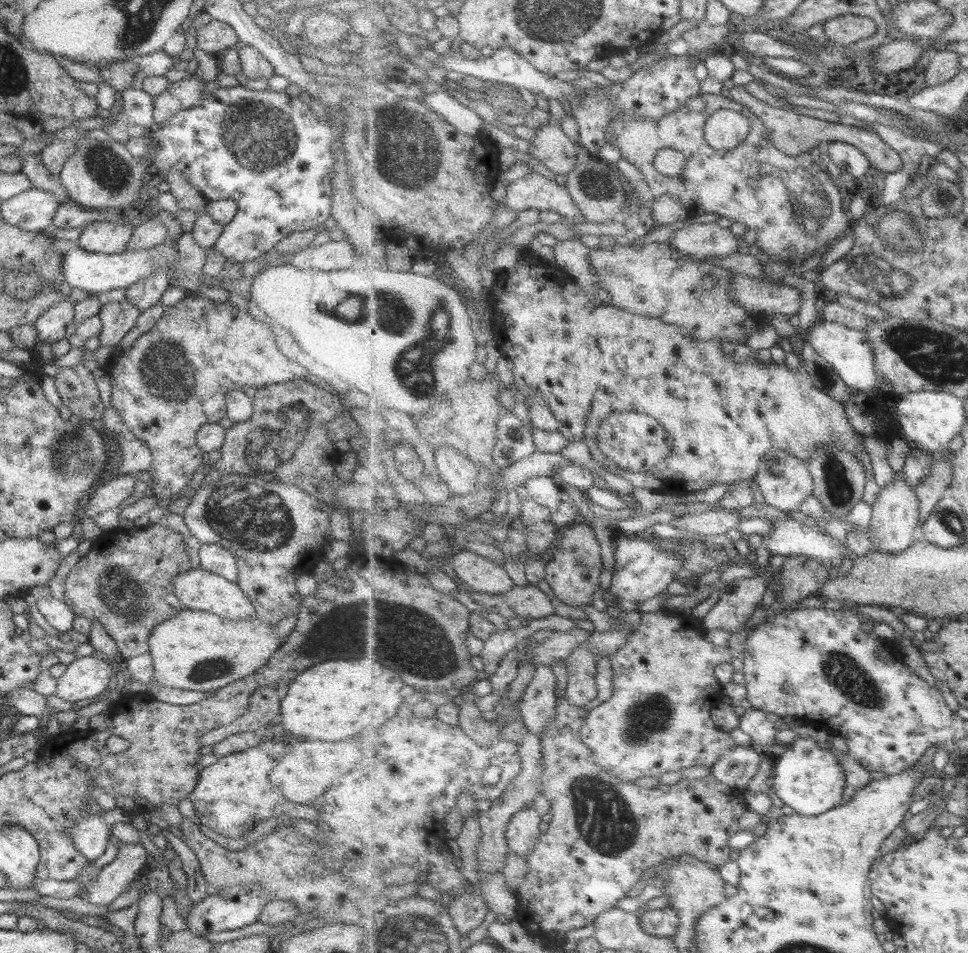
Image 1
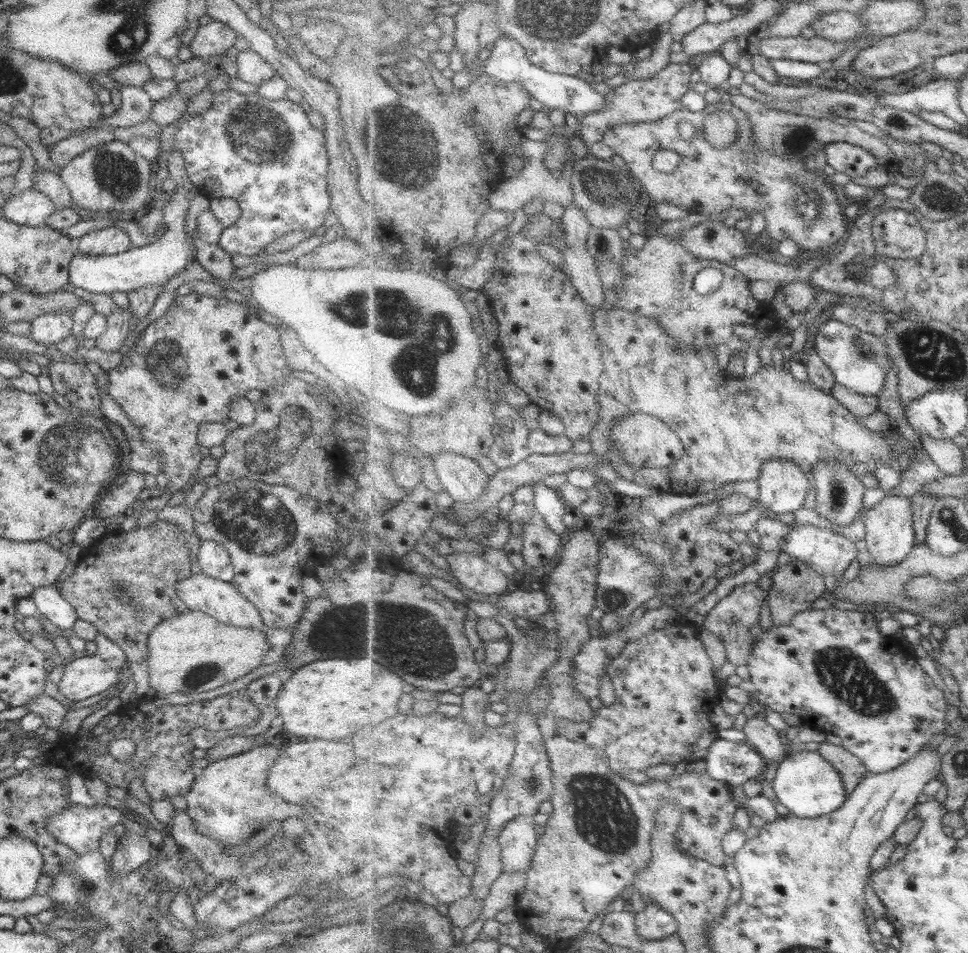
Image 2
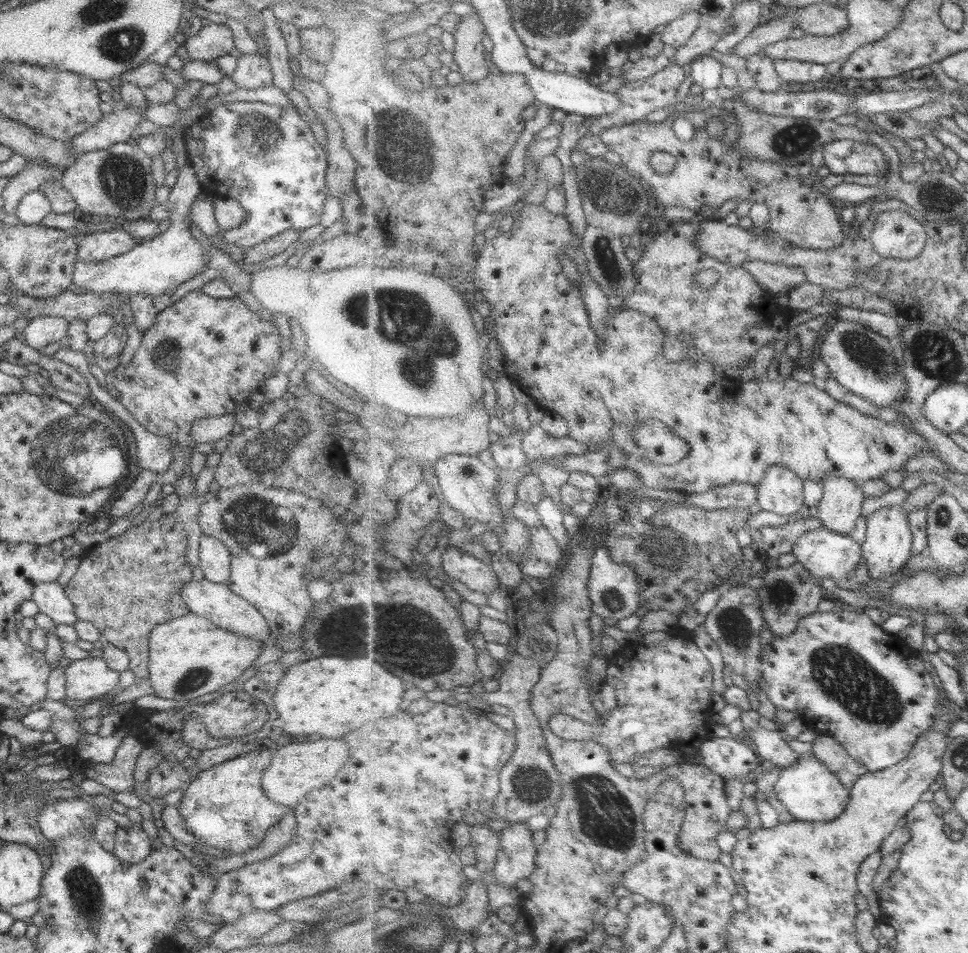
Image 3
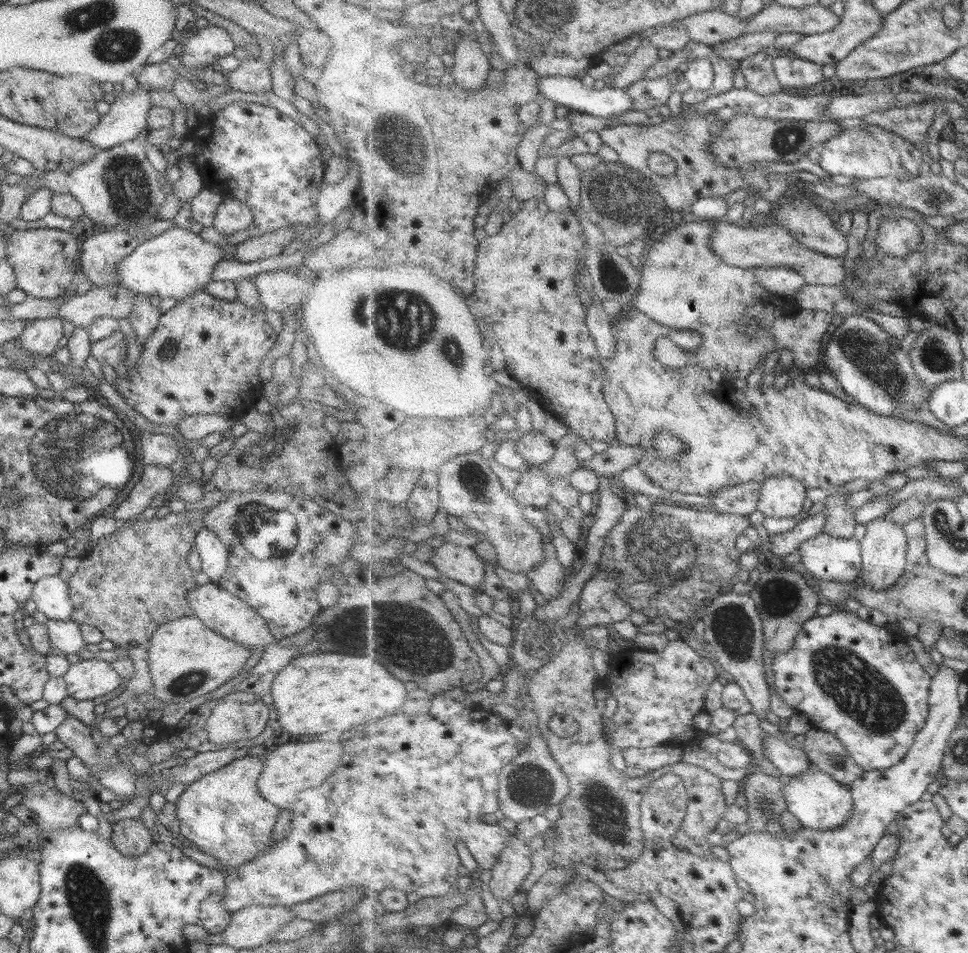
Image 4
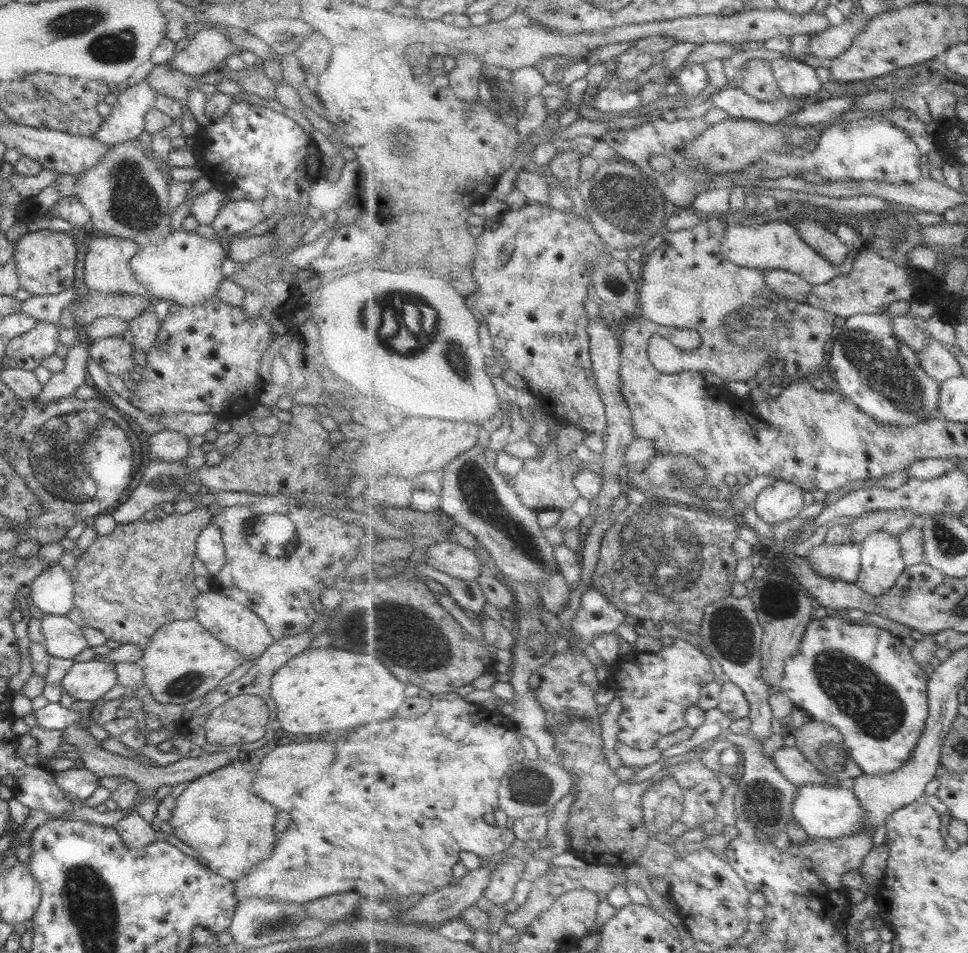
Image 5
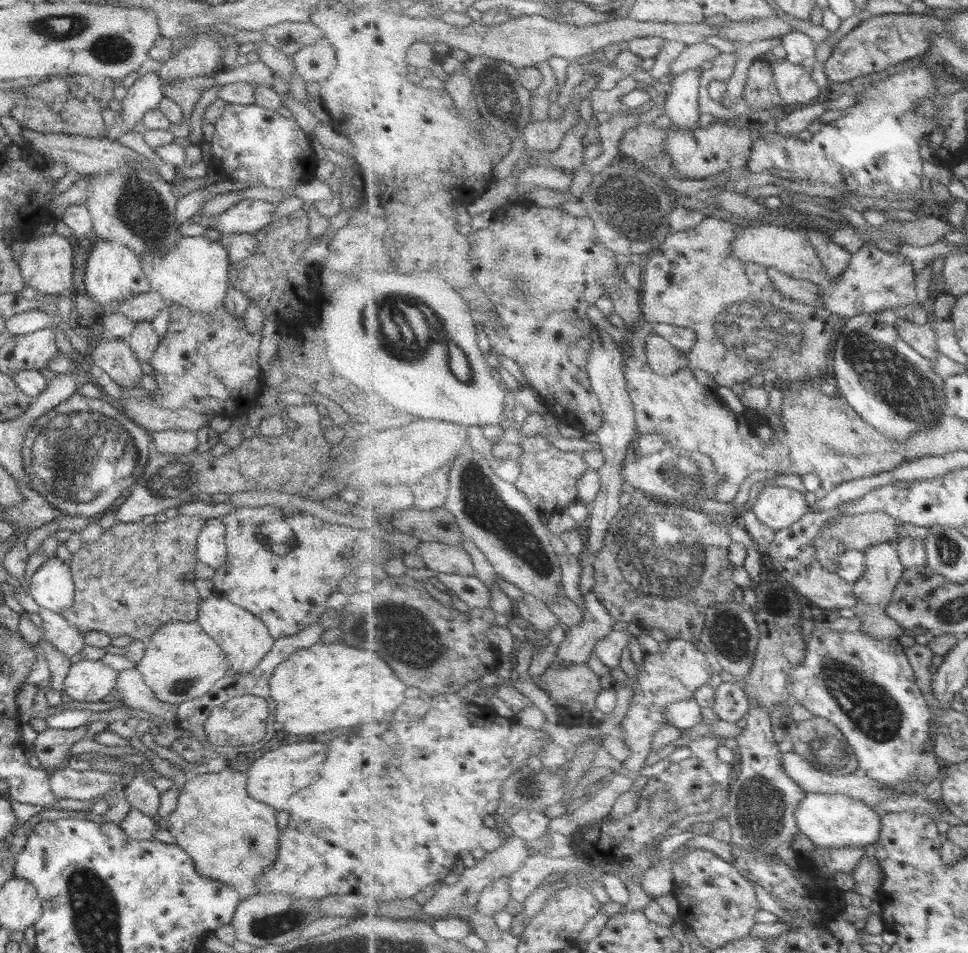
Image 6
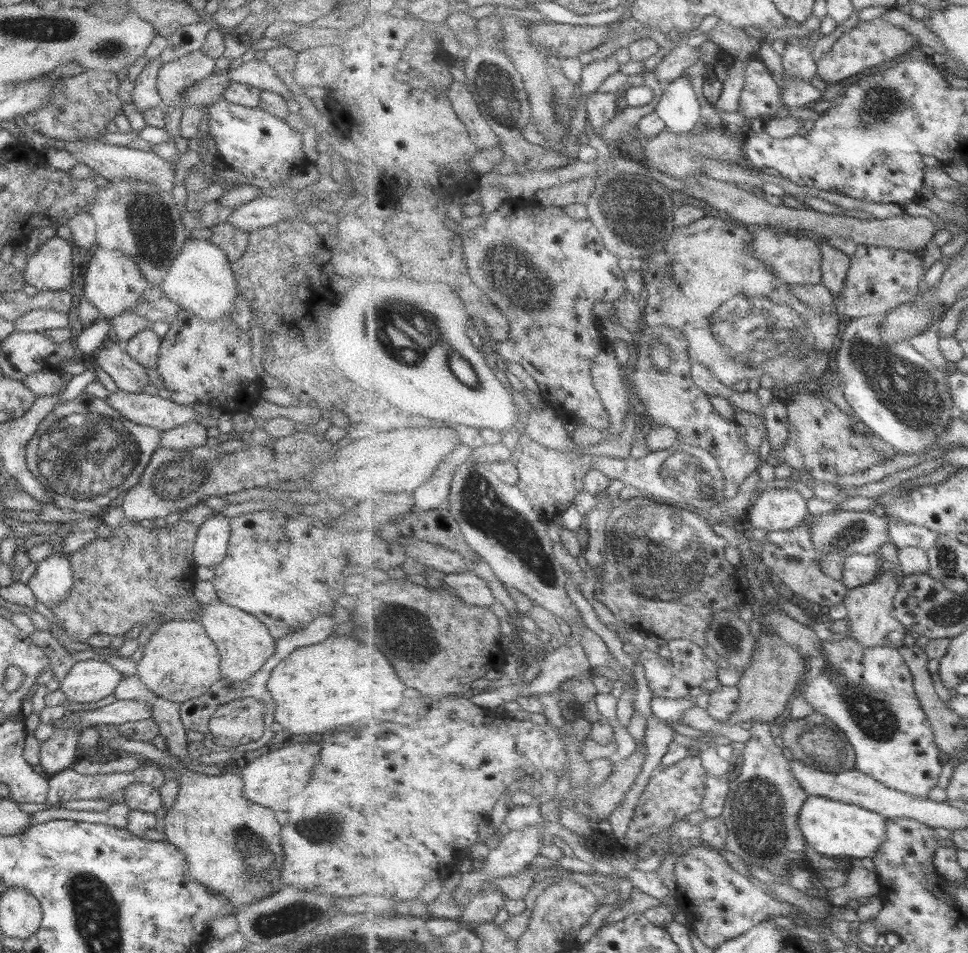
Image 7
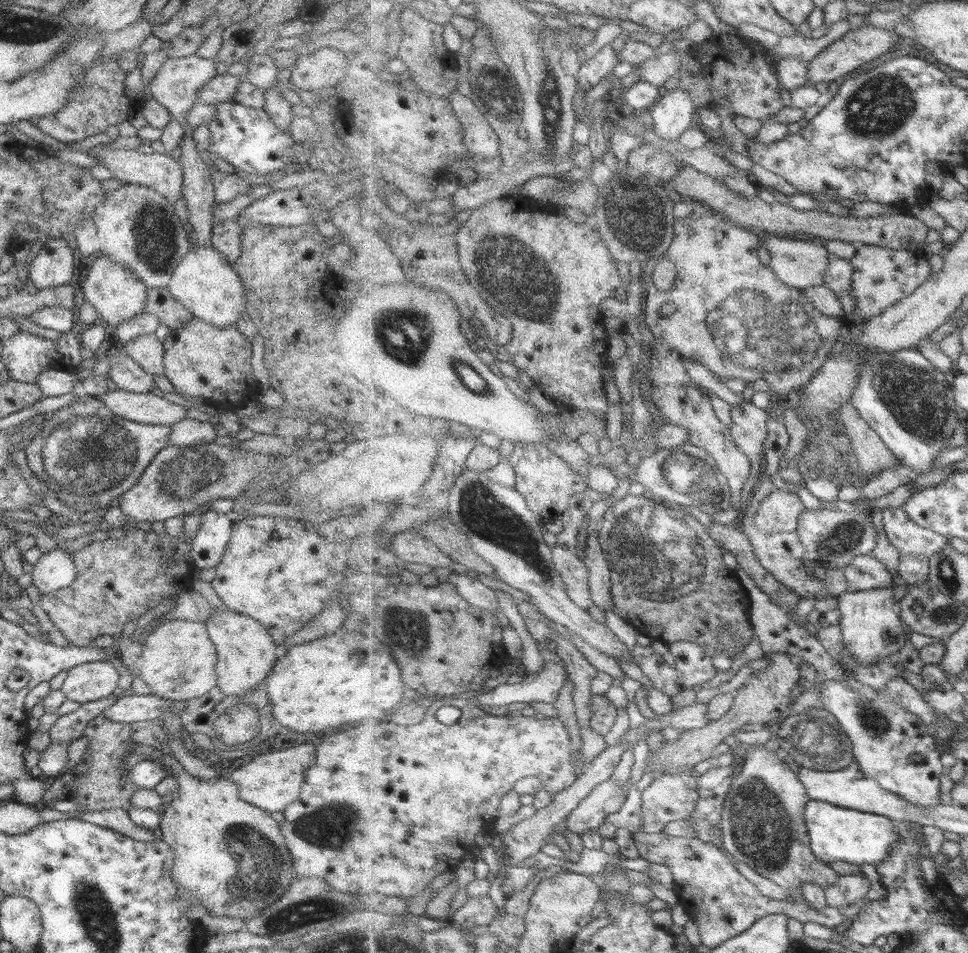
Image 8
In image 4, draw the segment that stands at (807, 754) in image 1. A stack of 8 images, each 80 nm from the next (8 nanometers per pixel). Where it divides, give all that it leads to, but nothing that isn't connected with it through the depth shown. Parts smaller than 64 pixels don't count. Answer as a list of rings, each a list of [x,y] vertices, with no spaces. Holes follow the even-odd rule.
[[[818,767],[803,775],[785,779],[787,781],[786,799],[788,810],[792,812],[804,826],[821,831],[834,830],[846,824],[856,810],[853,791],[850,786],[841,783],[831,774]]]

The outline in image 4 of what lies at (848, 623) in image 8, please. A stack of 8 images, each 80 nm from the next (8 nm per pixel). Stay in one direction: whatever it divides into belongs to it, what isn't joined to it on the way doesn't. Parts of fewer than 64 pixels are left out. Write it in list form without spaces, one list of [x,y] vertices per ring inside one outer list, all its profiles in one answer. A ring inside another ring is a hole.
[[[890,515],[881,516],[867,525],[868,531],[861,541],[863,544],[862,578],[866,586],[879,591],[894,587],[904,576],[909,562],[909,534],[905,526],[895,523]]]

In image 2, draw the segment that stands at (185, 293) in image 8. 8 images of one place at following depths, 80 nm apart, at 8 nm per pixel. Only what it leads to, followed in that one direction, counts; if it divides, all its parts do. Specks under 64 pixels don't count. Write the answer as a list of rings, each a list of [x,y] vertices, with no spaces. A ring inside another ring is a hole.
[[[188,180],[188,183],[180,189],[176,188],[168,195],[163,209],[167,230],[152,245],[140,246],[120,254],[112,256],[82,256],[76,253],[69,267],[69,282],[75,288],[82,288],[94,294],[108,294],[112,292],[132,292],[133,290],[152,285],[164,285],[175,274],[184,271],[190,264],[192,248],[188,243],[188,233],[185,230],[185,216],[190,207],[190,194],[197,190],[196,186]]]

